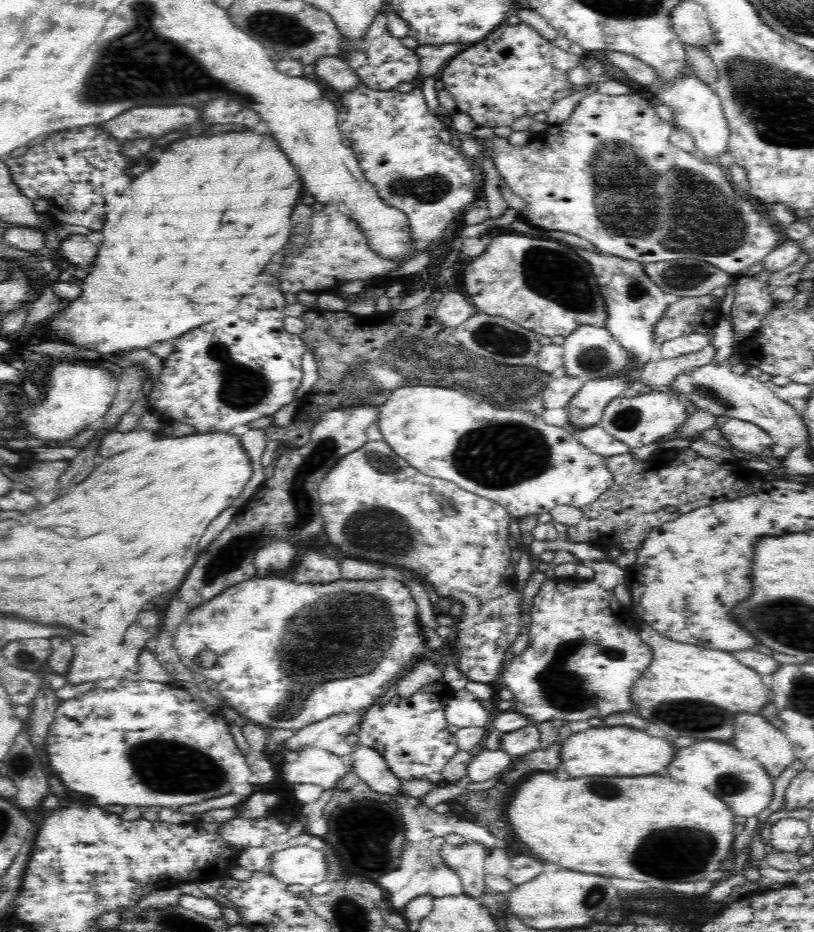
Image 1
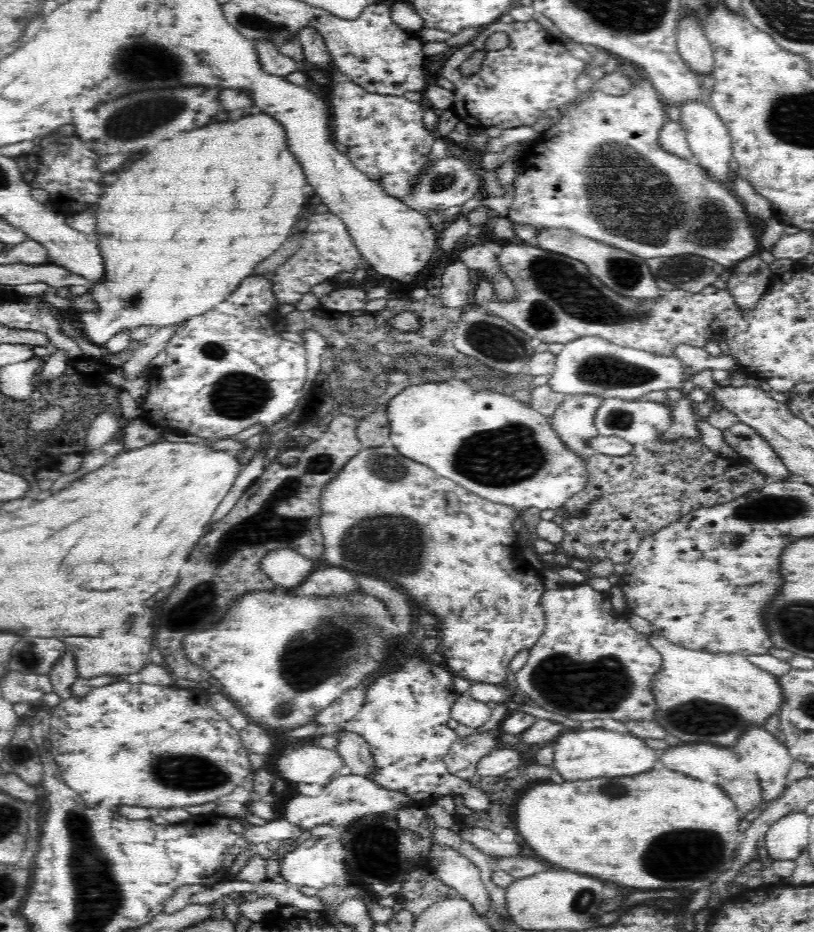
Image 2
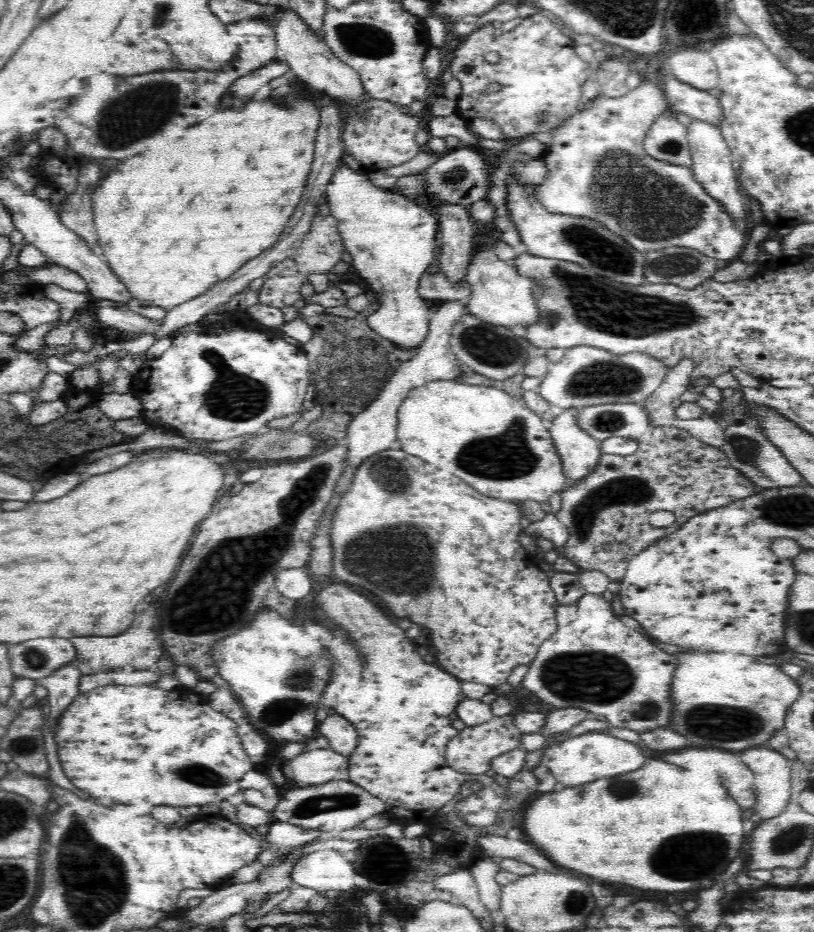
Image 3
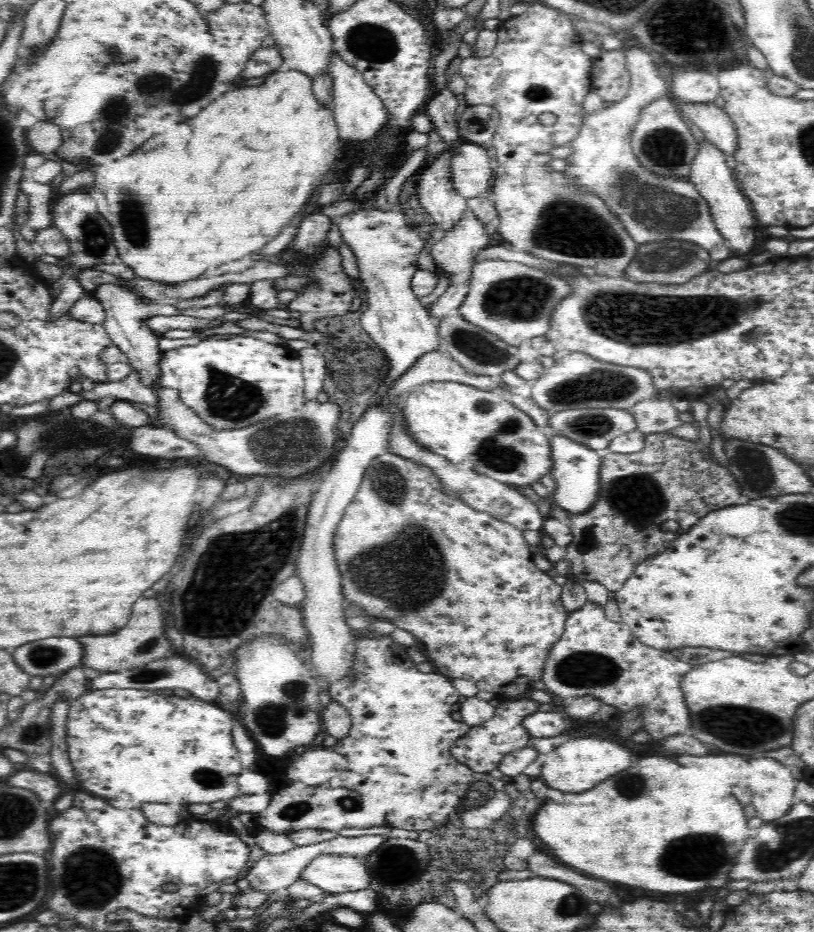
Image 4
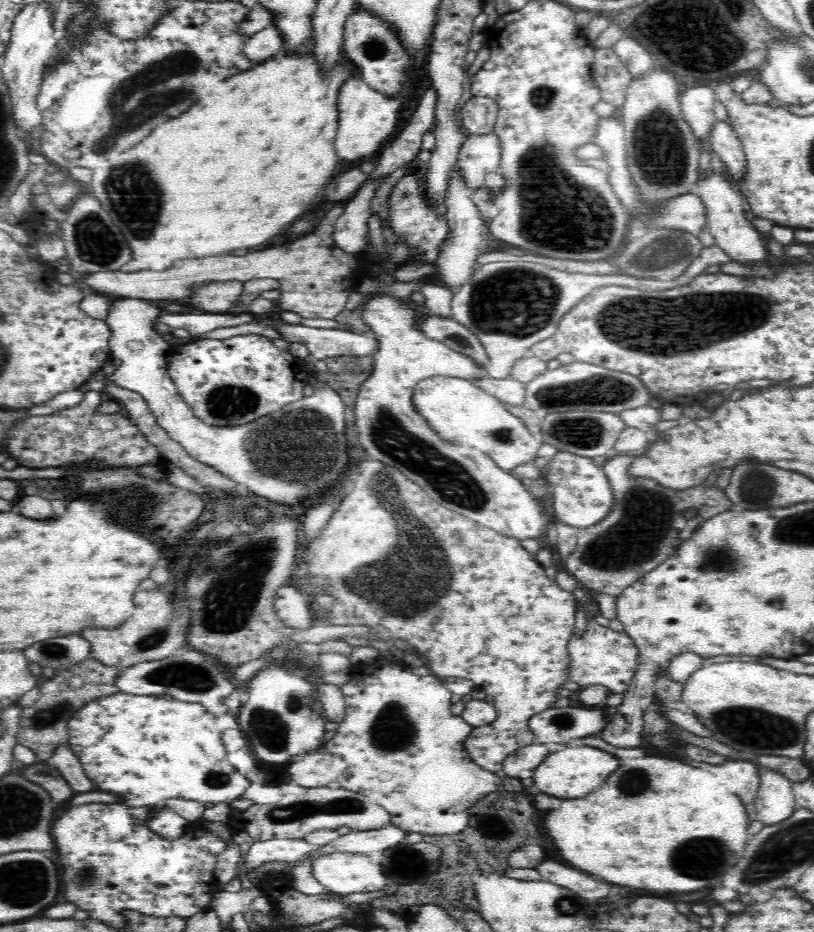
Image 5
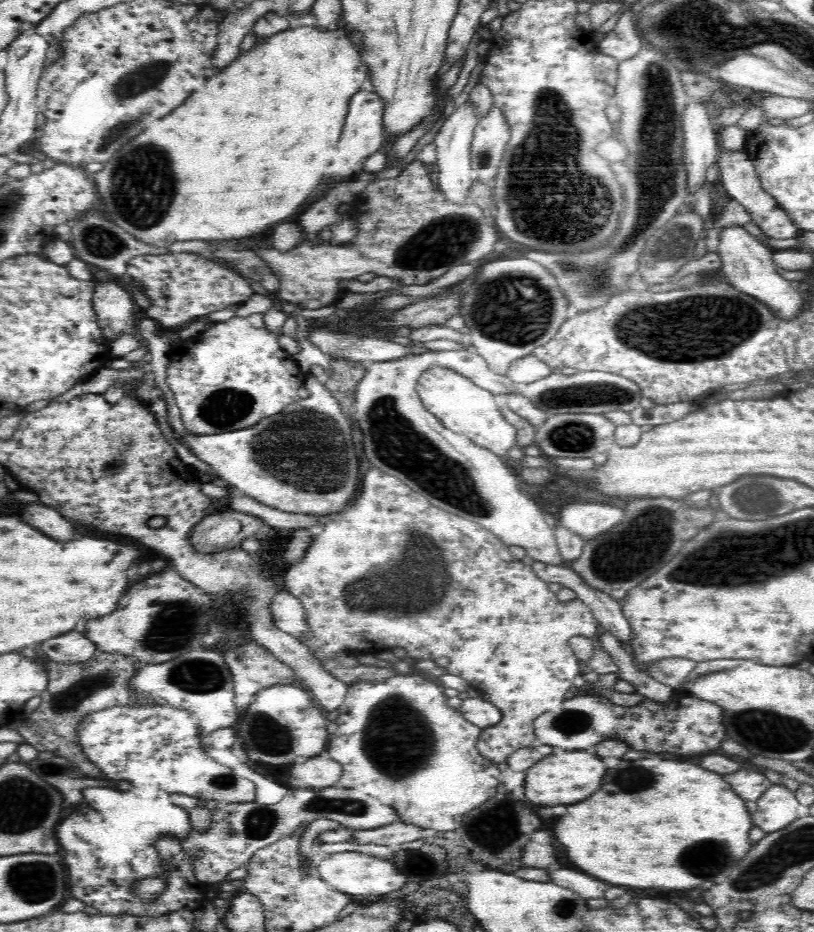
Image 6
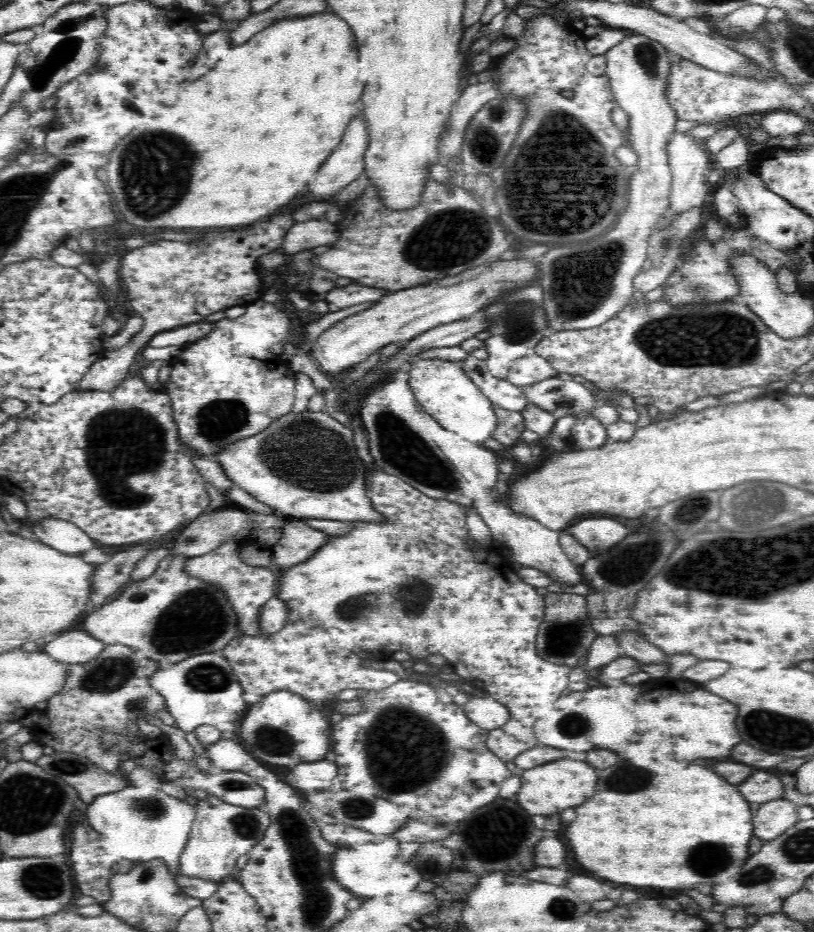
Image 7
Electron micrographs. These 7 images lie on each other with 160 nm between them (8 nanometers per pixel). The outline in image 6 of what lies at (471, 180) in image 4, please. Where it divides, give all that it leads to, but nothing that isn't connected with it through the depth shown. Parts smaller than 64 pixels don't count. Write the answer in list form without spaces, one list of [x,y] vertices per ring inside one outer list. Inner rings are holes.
[[[492,106],[476,125],[471,144],[471,169],[475,180],[492,183],[510,138],[503,112]]]

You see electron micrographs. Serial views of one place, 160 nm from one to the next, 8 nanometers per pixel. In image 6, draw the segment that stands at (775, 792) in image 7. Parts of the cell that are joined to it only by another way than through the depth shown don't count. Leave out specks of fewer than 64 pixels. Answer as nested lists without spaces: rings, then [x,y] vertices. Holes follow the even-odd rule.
[[[738,769],[736,772],[732,772],[732,774],[724,774],[722,778],[745,801],[756,801],[772,786],[770,780],[764,776],[764,773],[755,772],[754,770]]]

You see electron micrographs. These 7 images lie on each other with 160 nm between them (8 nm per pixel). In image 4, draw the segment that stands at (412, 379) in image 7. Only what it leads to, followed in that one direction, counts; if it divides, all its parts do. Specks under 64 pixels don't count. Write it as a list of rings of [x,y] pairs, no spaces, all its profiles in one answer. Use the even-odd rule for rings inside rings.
[[[434,380],[420,384],[403,404],[401,415],[405,428],[420,446],[447,458],[452,464],[466,464],[476,474],[516,488],[528,488],[553,472],[550,438],[538,431],[539,426],[526,412],[502,400],[494,392],[496,391],[479,389],[459,380]]]

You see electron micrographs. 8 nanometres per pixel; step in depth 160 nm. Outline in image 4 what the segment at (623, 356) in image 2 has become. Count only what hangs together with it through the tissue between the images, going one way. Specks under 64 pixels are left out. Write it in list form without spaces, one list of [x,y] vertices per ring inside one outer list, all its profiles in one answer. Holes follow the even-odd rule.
[[[581,352],[566,353],[554,366],[544,368],[532,388],[532,400],[548,414],[570,409],[627,409],[659,392],[652,376],[638,367],[620,366]]]

